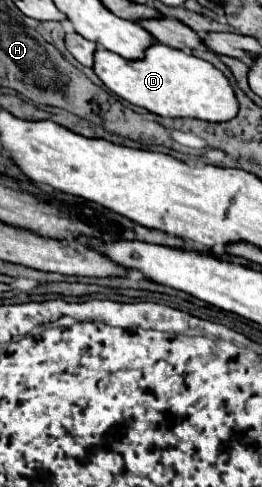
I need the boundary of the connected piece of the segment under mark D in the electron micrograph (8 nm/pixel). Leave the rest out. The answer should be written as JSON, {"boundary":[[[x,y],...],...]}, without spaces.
{"boundary":[[[153,44],[145,50],[145,56],[139,60],[123,60],[123,56],[109,52],[105,48],[97,48],[95,50],[95,64],[93,64],[93,72],[101,78],[101,82],[115,92],[117,96],[121,96],[123,100],[147,108],[153,114],[159,116],[171,116],[171,118],[201,118],[201,120],[209,120],[209,122],[227,122],[237,114],[237,100],[235,100],[235,92],[229,84],[229,80],[223,76],[223,72],[219,72],[213,64],[187,54],[183,50],[173,50],[165,44]]]}

